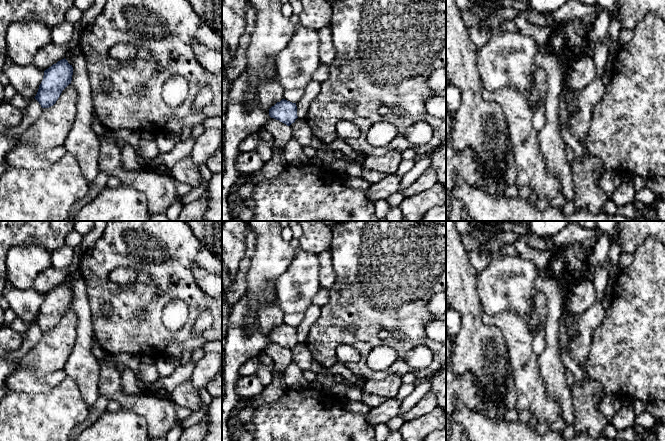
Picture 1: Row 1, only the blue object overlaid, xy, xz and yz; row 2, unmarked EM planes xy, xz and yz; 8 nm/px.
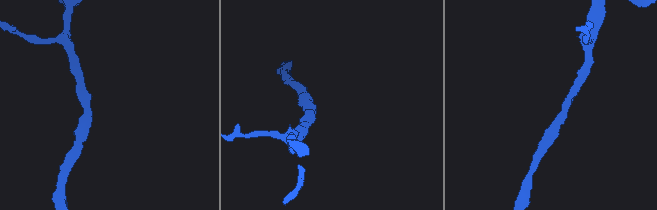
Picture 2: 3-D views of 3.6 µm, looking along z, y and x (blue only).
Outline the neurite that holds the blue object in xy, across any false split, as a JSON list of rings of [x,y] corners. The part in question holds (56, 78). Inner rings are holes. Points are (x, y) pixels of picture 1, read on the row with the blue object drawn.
[[[64,58],[44,71],[44,76],[34,97],[42,108],[53,106],[62,91],[71,84],[73,67]]]

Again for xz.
[[[282,99],[269,109],[269,116],[290,126],[298,118],[296,103]]]

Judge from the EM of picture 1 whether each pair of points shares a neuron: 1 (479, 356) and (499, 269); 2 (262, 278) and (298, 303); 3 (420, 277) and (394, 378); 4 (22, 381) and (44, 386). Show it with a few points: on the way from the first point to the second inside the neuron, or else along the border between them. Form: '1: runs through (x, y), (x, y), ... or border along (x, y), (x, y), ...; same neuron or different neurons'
1: border along (477, 287), (480, 305), (483, 310); different neurons
2: border along (289, 267), (277, 280), (276, 294); different neurons
3: border along (396, 372), (401, 375); different neurons
4: runs through (27, 382), (39, 384); same neuron

